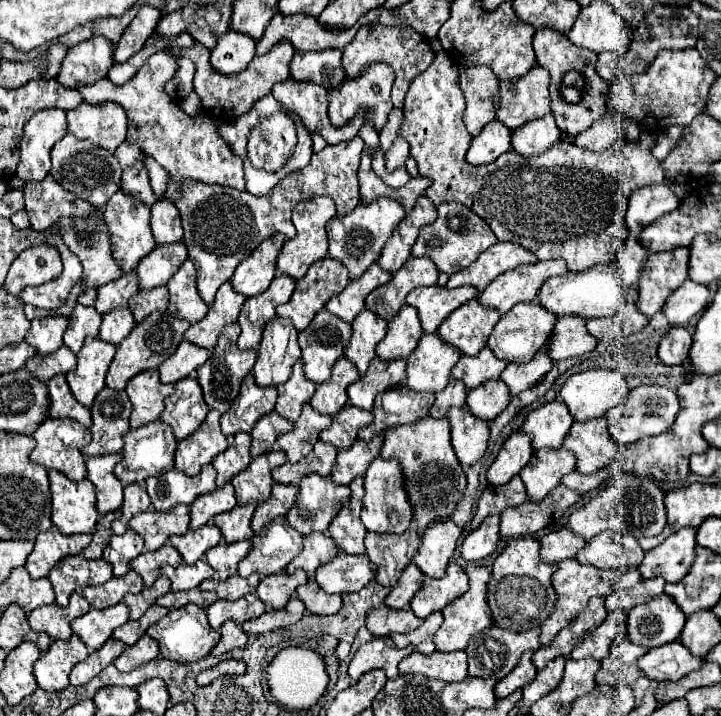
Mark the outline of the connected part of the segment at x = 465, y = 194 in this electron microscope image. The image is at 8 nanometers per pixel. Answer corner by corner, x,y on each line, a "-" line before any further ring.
446,53
436,55
434,63
412,81
412,87
404,101
404,119
400,127
400,137
410,143
410,155
416,159
420,175
428,175
432,185
426,191
426,197
434,203
462,203
480,215
498,241
518,243
530,249
540,261
546,259
564,259
570,271
584,271
598,263
610,263
616,257
616,251
626,241
626,209
628,197
634,187
644,187
650,183
670,183
656,159
652,159
652,143
656,141
656,133
642,131
638,143
618,141
608,149
594,153
582,149
568,141
556,141
548,151
536,157
522,157
516,151
508,151
500,155
496,161
484,167
474,167
466,161
466,151
470,147
470,133
462,123
464,115
464,95
460,95
460,87
456,87
458,67

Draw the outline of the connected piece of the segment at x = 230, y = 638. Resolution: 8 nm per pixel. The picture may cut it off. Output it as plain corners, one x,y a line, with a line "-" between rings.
234,621
222,623
220,633
222,633
222,639
220,639
220,643
218,643
218,645
212,649
212,653
210,653
210,655
214,655
214,657
220,657
220,655
224,655
224,653
228,653
228,651
232,651
232,649
236,649
236,647
244,647
246,641
248,641
248,635
244,633
242,625
234,623

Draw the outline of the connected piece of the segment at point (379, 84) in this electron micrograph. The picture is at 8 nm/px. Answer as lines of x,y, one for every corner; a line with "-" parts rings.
368,63
368,67
362,71
360,77
346,77
340,87
334,87
332,91
328,91
328,117
332,121
332,125
342,127
344,123
348,123
356,111
364,105
368,105
368,115
366,121
368,123
376,123
376,127
384,127
388,113
392,111
392,101
390,101
390,89
394,83
394,69
388,63

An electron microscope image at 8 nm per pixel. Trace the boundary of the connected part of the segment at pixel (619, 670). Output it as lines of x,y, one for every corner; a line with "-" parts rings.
626,637
616,639
610,647
608,657
600,661
602,665
596,673
596,683
598,685
612,685
612,683
634,685
634,681
640,677
636,659
644,653
648,653
648,647
636,645

